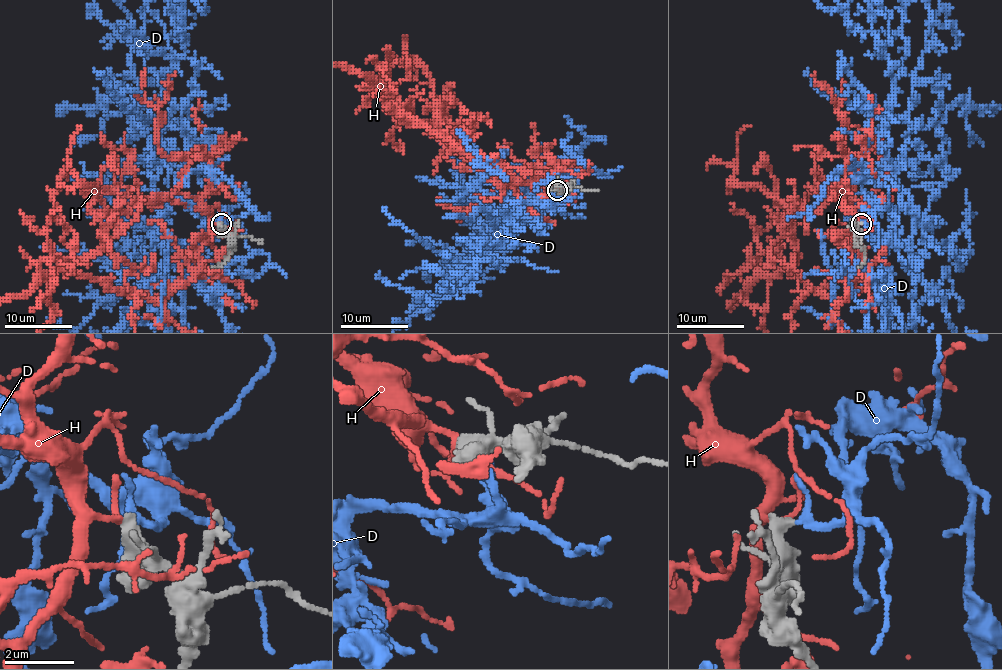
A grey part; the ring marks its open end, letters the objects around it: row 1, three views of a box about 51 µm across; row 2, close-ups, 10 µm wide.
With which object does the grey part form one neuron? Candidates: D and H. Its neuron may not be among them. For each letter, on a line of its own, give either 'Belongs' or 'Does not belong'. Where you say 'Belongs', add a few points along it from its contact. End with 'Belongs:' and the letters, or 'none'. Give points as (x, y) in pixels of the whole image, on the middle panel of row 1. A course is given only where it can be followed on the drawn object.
D: Belongs
H: Does not belong
Belongs: D

